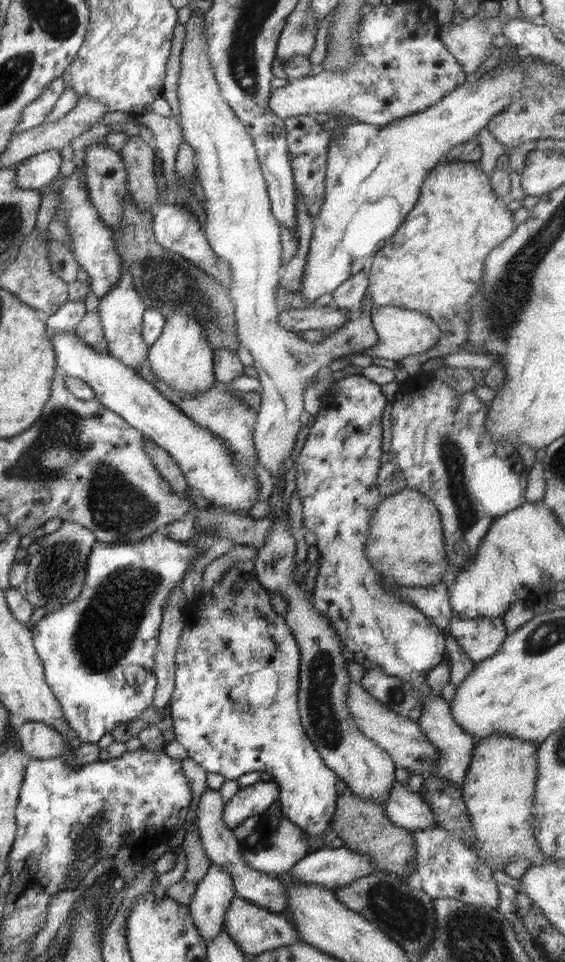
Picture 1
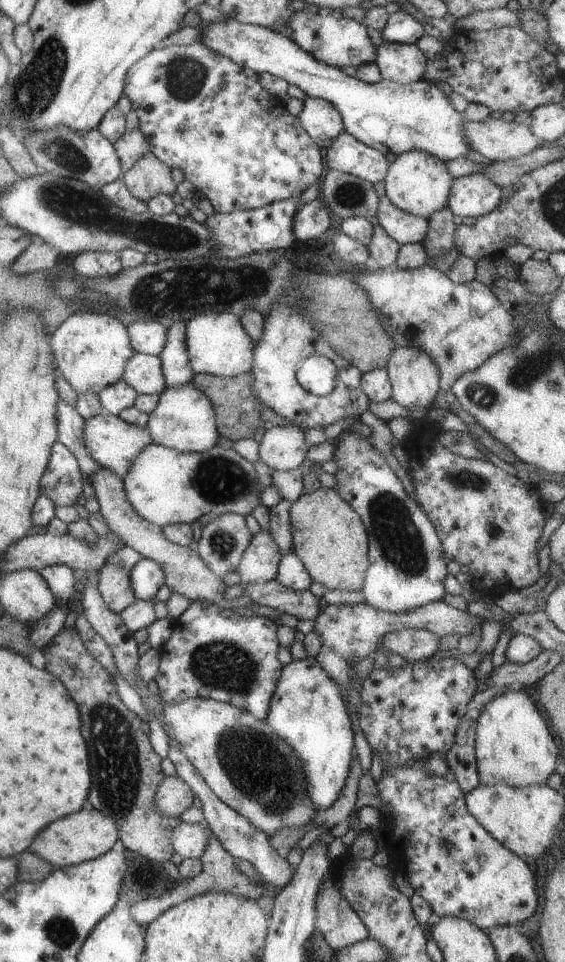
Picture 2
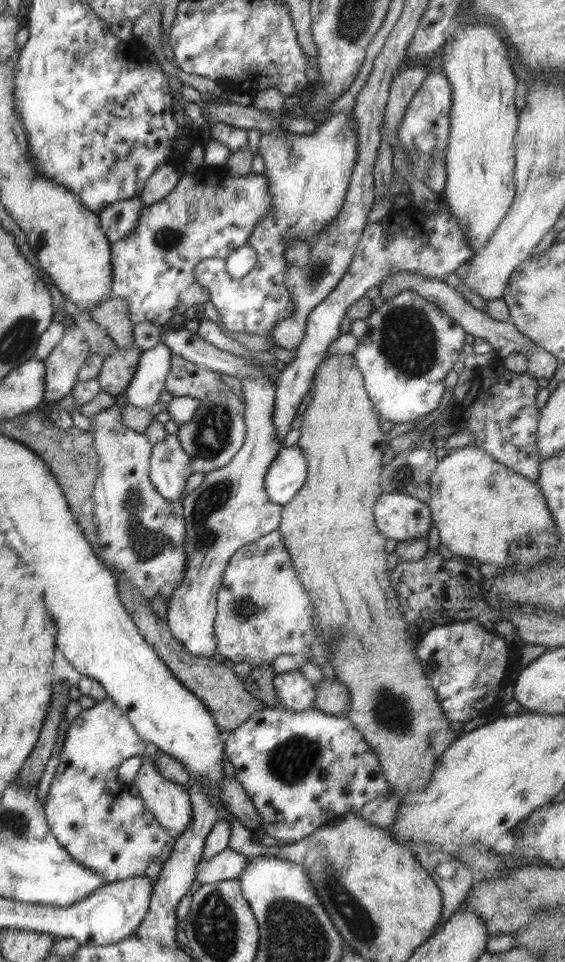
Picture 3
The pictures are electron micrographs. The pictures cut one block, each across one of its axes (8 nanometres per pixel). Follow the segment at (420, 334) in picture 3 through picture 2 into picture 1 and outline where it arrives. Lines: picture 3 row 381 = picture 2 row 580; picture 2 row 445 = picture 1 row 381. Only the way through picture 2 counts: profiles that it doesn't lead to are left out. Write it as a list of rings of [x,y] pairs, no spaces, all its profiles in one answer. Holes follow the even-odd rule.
[[[348,375],[338,379],[322,397],[322,404],[315,414],[314,424],[309,429],[310,433],[302,443],[298,456],[294,456],[293,461],[296,462],[294,492],[298,494],[302,504],[304,526],[316,535],[315,545],[320,555],[318,558],[320,567],[312,591],[312,604],[316,610],[320,610],[330,618],[344,647],[355,653],[362,652],[366,659],[368,658],[386,674],[408,682],[412,688],[418,690],[418,694],[424,694],[421,716],[417,724],[425,740],[428,740],[438,754],[430,776],[461,788],[470,767],[476,742],[453,720],[448,702],[442,696],[432,695],[430,685],[426,683],[426,674],[443,662],[446,656],[445,636],[428,616],[424,616],[416,606],[404,602],[384,584],[384,581],[388,583],[388,580],[384,580],[384,576],[372,568],[372,564],[364,554],[364,543],[370,531],[370,517],[383,498],[378,490],[377,478],[382,464],[380,462],[383,453],[382,417],[386,404],[386,396],[381,391],[381,386],[363,375]]]

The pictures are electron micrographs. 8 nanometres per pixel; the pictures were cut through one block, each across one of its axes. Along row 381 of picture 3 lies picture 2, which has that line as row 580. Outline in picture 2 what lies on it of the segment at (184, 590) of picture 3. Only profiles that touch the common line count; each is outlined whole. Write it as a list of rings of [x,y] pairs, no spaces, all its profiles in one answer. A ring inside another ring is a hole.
[[[260,530],[252,535],[248,548],[238,566],[238,574],[243,584],[276,581],[279,562],[282,558],[278,544],[268,530]]]

